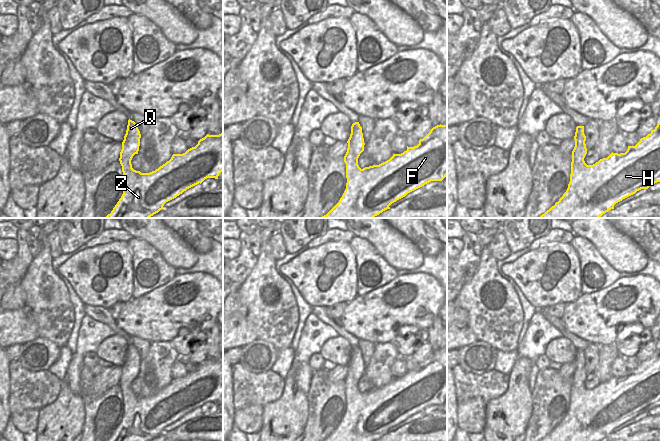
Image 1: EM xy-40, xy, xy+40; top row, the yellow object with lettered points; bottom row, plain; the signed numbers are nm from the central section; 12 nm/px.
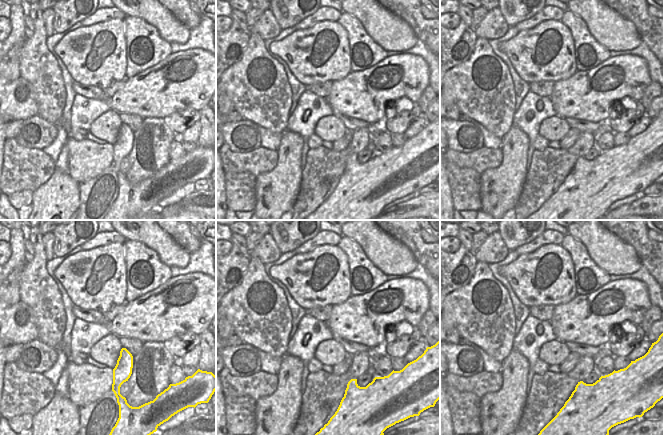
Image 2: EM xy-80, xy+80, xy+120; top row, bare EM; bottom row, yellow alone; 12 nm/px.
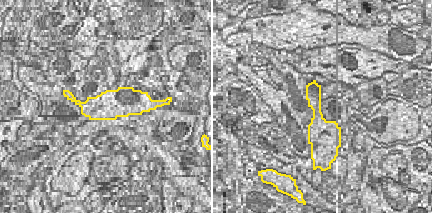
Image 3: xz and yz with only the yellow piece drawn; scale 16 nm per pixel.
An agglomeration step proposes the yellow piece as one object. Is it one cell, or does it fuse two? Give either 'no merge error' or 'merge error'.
no merge error

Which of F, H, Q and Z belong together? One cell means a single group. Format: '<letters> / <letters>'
F H Q Z

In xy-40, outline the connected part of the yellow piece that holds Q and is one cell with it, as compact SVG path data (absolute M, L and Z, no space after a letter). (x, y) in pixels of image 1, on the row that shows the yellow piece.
M129 119L119 158L124 179L123 194L105 218L150 218L162 210L166 202L201 184L207 178L218 179L223 171L223 133L207 134L195 147L183 154L173 154L169 161L150 173L141 173L132 168L131 160L138 154L140 138L141 134L136 123Z

